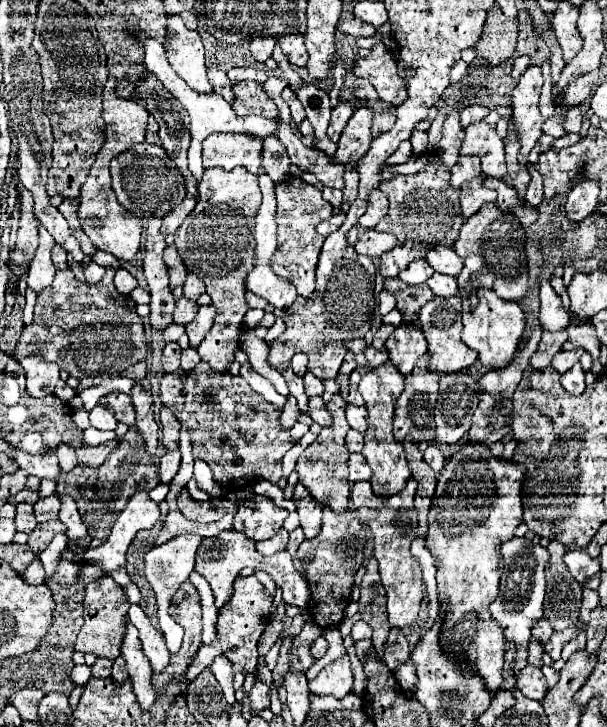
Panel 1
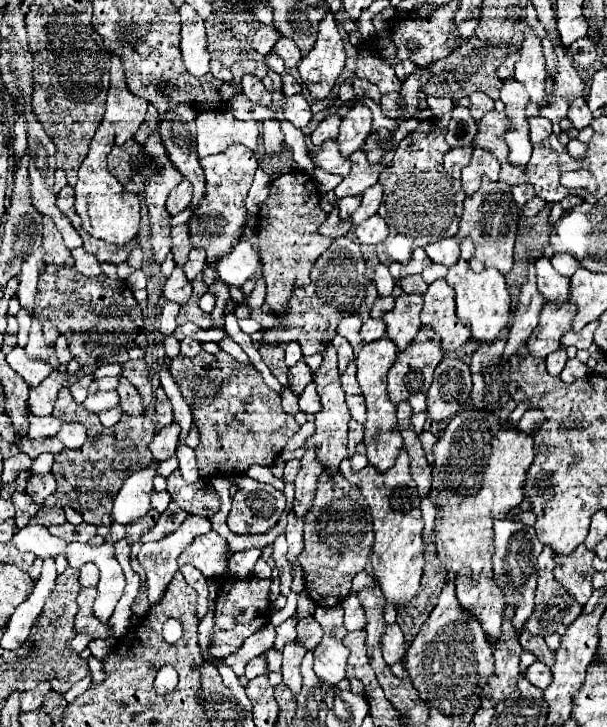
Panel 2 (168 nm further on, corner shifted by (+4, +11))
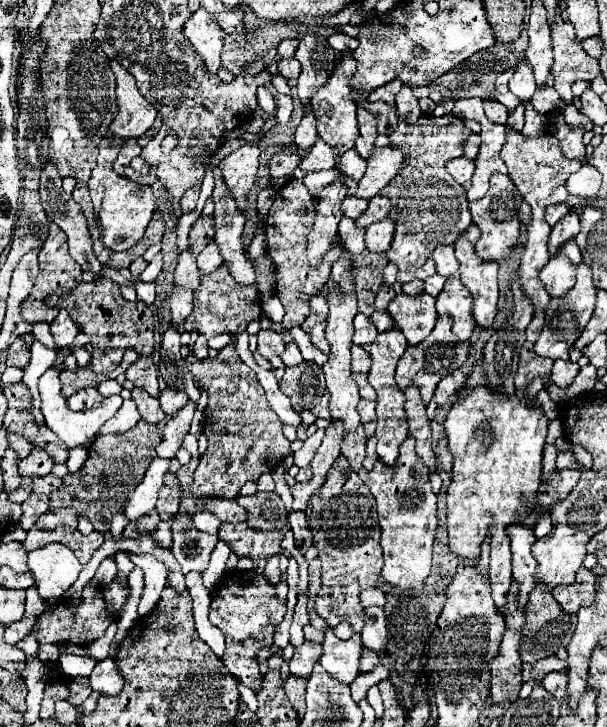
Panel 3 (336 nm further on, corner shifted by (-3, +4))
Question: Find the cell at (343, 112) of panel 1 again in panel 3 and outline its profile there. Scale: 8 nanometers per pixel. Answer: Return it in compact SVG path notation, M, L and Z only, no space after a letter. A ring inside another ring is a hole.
M319 139L309 155L301 161L301 167L305 171L321 171L321 169L333 169L335 167L335 161L337 161L337 149L327 145L323 139Z

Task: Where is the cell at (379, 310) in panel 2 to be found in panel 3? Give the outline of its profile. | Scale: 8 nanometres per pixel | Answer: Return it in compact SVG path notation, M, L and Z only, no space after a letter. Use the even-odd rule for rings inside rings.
M381 285L381 287L379 287L379 293L377 293L377 299L375 299L375 307L377 307L377 309L387 309L387 305L389 305L393 299L395 299L393 287Z

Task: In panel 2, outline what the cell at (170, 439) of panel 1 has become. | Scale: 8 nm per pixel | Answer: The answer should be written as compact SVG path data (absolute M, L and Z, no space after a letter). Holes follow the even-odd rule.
M158 388L158 392L156 392L156 418L158 418L160 426L168 426L172 422L172 406L162 388Z

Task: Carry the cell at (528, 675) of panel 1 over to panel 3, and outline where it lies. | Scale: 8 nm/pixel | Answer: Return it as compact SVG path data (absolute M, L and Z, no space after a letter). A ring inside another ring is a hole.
M549 673L539 681L545 691L549 691L557 701L561 701L565 697L565 689L567 689L567 679L563 673Z

